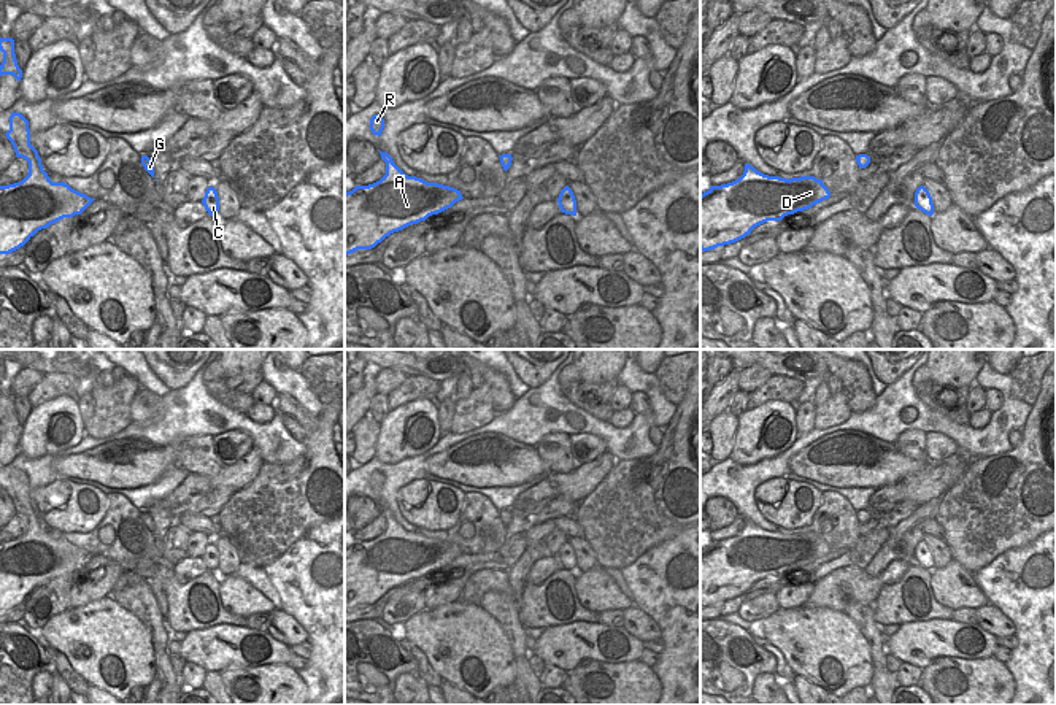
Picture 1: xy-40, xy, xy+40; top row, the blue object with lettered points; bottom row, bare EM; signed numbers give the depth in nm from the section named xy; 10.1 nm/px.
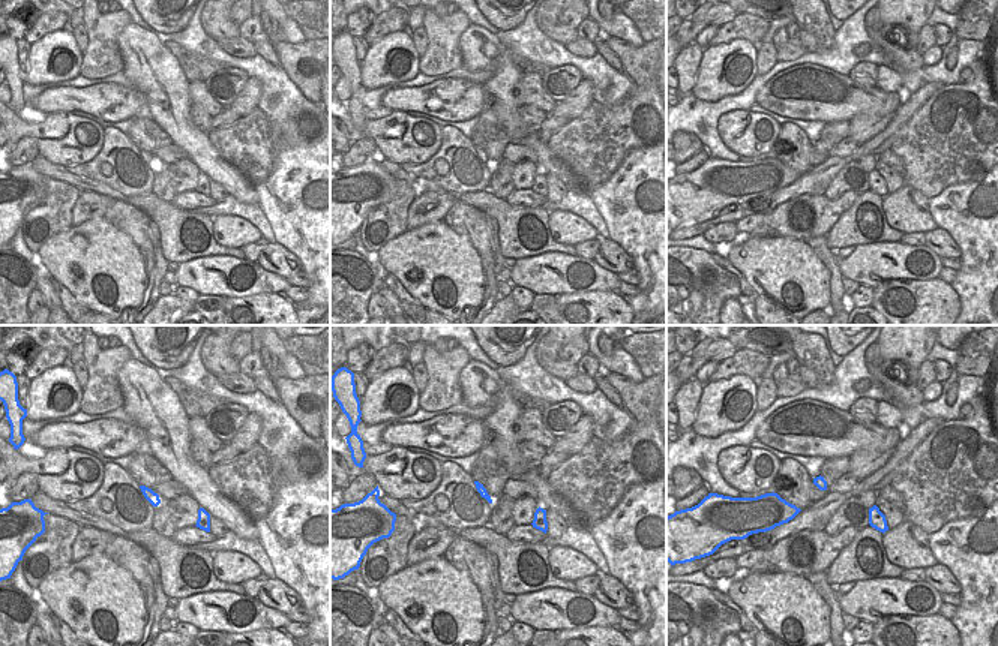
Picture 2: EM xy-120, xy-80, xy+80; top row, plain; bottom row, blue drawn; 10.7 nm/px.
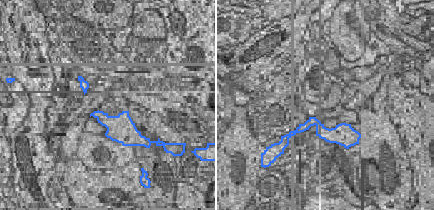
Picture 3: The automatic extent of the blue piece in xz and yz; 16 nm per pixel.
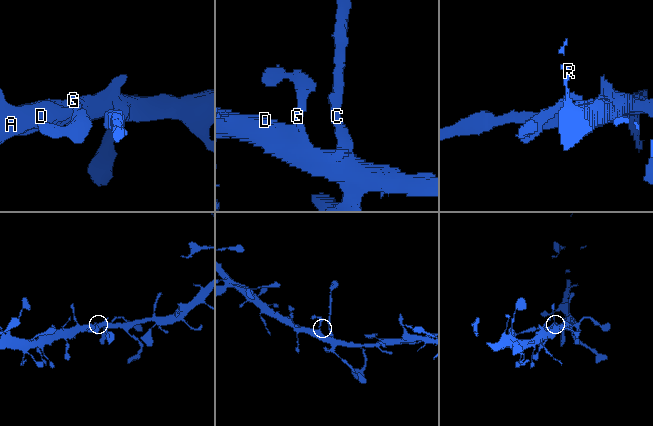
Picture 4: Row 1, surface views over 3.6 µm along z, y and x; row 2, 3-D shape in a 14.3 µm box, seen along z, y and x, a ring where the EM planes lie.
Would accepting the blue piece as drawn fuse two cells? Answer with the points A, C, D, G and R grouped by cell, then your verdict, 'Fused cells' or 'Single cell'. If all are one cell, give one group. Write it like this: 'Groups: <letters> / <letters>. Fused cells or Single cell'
Groups: A C D G R. Single cell

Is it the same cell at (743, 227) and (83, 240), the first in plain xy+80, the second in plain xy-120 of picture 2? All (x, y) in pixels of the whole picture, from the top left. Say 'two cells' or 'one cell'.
two cells

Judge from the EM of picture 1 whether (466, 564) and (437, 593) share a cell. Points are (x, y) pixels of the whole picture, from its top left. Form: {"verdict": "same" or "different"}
{"verdict": "same"}

